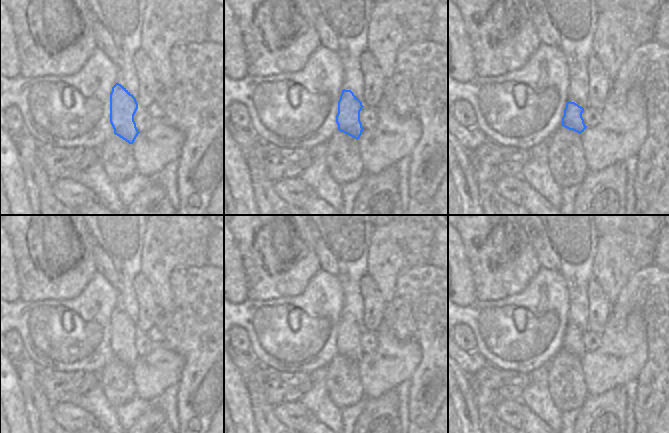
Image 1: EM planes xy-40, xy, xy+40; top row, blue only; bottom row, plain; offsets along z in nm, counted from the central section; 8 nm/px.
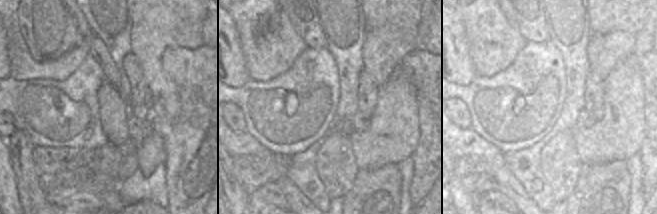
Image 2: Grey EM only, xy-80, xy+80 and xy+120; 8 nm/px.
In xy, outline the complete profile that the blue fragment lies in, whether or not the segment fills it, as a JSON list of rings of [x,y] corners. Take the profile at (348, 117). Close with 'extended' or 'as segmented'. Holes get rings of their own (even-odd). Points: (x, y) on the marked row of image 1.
[[[343,89],[336,115],[338,130],[358,140],[364,130],[360,121],[360,111],[363,107],[351,90]]]; as segmented

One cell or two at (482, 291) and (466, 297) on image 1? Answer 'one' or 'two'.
two

